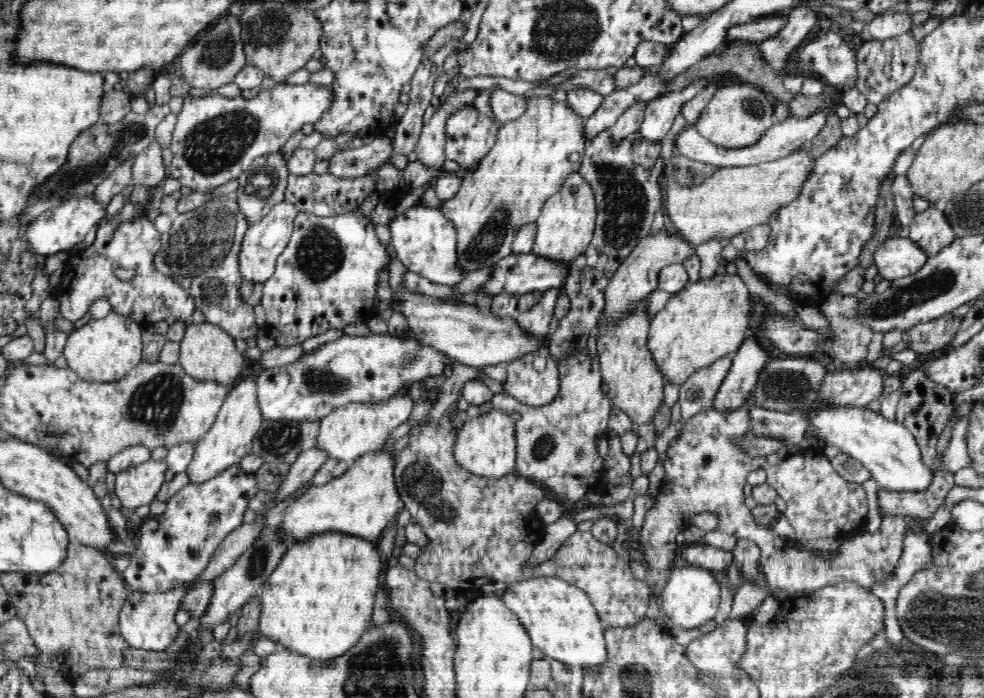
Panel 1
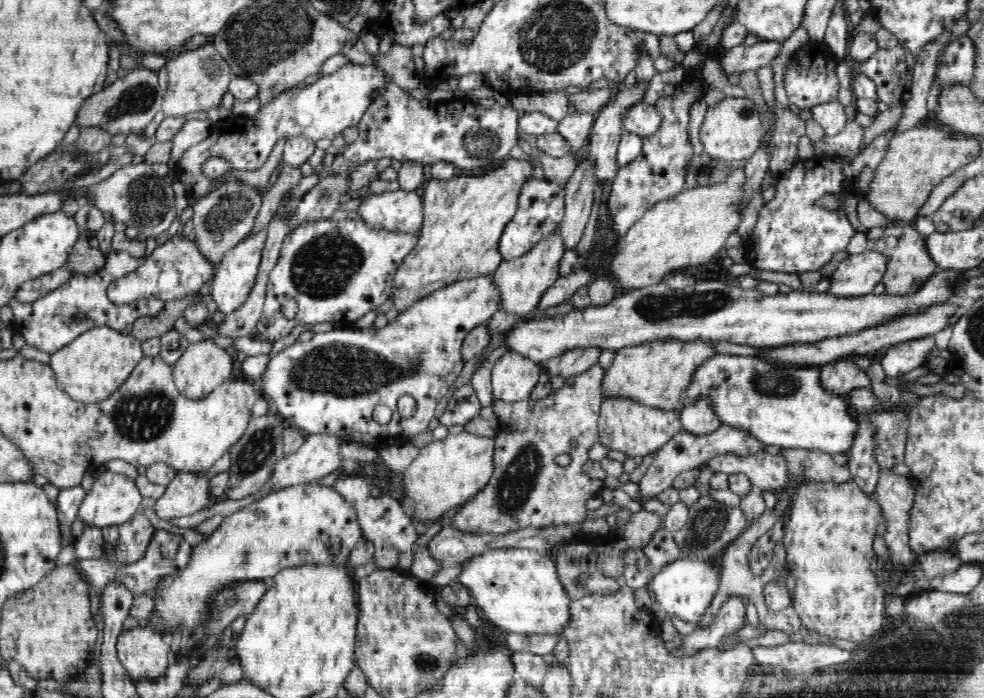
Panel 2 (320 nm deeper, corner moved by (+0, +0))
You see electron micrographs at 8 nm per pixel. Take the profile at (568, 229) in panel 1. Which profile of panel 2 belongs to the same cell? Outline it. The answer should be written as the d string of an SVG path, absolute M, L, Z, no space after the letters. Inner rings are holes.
M559 226L548 236L542 238L530 252L514 259L502 260L493 272L494 285L500 291L500 311L525 317L530 312L537 310L540 300L546 290L558 280L559 266L563 254L566 252L560 236Z

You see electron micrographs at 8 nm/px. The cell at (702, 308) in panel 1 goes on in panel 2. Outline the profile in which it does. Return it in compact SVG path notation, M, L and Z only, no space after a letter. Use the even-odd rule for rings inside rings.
M678 338L656 340L644 345L621 349L605 368L602 377L603 398L629 398L644 406L671 410L678 416L684 408L681 396L690 384L694 371L717 353L712 343L703 341L682 342Z

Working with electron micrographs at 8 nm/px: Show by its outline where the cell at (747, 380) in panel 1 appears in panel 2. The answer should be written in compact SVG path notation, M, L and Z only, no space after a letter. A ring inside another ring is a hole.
M700 398L696 402L688 402L684 405L678 418L681 421L682 430L698 436L710 434L722 425L707 398Z

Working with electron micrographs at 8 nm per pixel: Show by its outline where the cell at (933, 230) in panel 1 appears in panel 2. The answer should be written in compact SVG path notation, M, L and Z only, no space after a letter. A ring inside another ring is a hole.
M913 223L900 228L884 228L882 236L874 242L871 250L881 252L887 258L886 272L882 284L886 287L886 295L912 295L918 291L938 268L930 258L926 248L926 237L920 236Z

